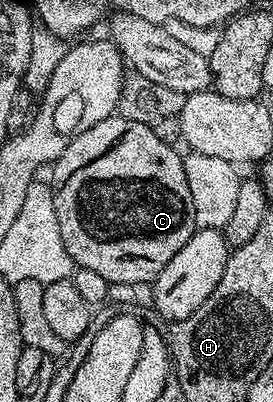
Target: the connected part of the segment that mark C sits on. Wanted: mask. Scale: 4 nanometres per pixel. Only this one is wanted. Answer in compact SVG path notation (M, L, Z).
M113 116L94 124L94 128L86 128L86 132L78 135L71 144L62 152L62 156L57 158L51 167L52 178L50 185L54 196L54 212L58 216L58 232L62 232L62 244L66 244L66 252L70 252L73 263L84 270L89 270L92 274L97 274L100 278L105 278L105 283L117 282L118 284L130 284L139 287L140 282L151 284L156 277L174 260L174 255L178 253L178 248L190 240L190 236L196 233L196 217L194 216L194 204L190 200L190 184L186 184L186 172L184 171L184 159L181 151L176 146L162 144L158 136L154 136L151 126L138 124L138 120L126 120L119 116Z

